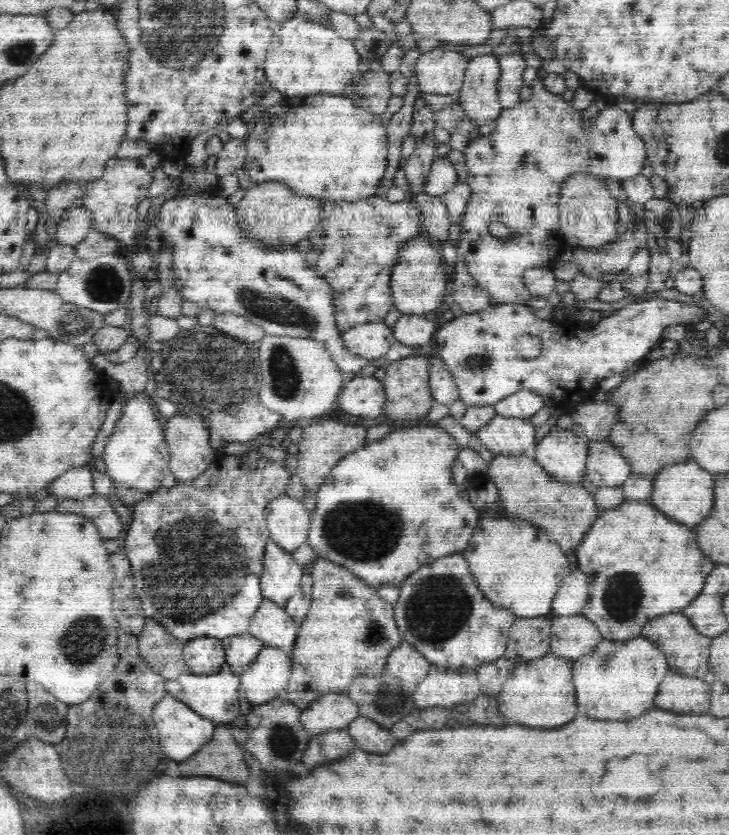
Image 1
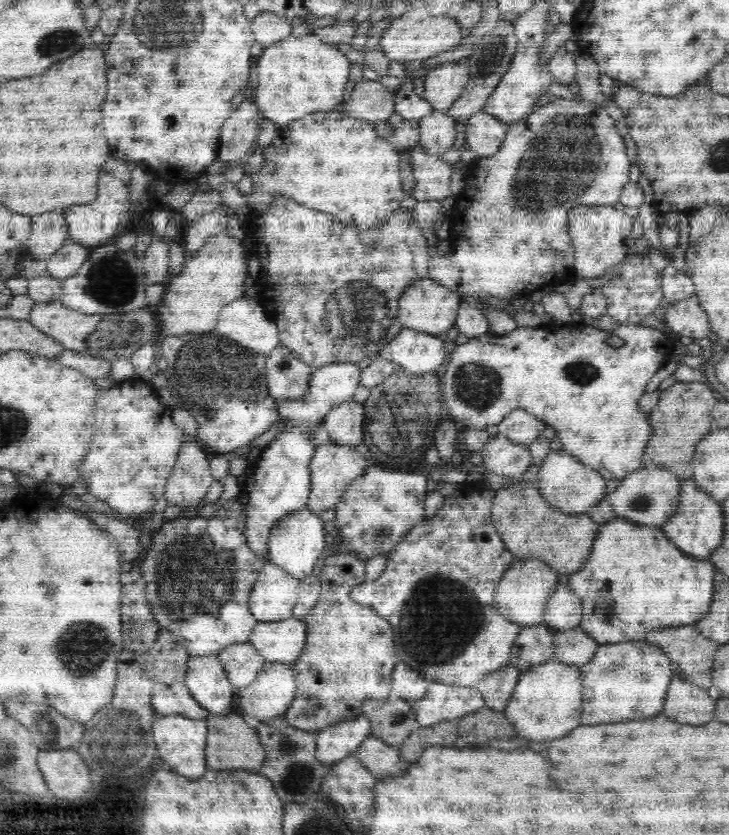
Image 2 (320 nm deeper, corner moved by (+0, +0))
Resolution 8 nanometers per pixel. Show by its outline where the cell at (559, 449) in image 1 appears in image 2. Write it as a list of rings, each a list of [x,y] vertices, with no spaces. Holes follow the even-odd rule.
[[[564,449],[550,451],[539,467],[538,487],[544,500],[564,514],[587,514],[607,496],[606,479]]]

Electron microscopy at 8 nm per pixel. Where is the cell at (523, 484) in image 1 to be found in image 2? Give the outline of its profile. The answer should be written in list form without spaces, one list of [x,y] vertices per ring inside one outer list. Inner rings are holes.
[[[519,479],[507,488],[493,492],[492,518],[496,532],[517,560],[541,560],[556,573],[572,575],[582,570],[588,562],[593,542],[596,540],[600,525],[596,524],[587,514],[564,514],[550,506],[541,495],[538,483],[530,484]]]

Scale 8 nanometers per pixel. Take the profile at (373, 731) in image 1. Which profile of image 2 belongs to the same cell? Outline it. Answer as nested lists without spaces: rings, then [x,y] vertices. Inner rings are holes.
[[[373,735],[364,740],[360,748],[356,750],[356,756],[376,780],[398,776],[410,764],[400,756],[398,746],[389,745]]]

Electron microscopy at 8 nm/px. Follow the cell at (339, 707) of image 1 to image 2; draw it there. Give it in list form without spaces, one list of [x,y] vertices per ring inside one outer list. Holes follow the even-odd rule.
[[[364,715],[352,720],[338,720],[322,728],[316,736],[315,755],[318,762],[329,767],[348,756],[356,755],[364,740],[371,736],[371,724]]]

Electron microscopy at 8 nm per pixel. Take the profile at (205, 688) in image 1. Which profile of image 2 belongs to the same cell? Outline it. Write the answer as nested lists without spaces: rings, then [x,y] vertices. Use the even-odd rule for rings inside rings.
[[[158,682],[153,685],[151,696],[153,711],[158,717],[170,716],[170,714],[181,714],[192,720],[202,720],[210,716],[209,712],[198,704],[198,701],[189,693],[188,687],[184,682],[168,683]]]

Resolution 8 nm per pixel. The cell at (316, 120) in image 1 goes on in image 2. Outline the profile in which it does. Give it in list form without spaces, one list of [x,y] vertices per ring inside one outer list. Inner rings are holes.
[[[334,109],[328,113],[314,112],[314,114],[306,114],[298,121],[294,121],[286,128],[278,128],[277,136],[272,141],[269,147],[261,149],[259,145],[256,145],[250,154],[240,163],[244,167],[244,174],[251,176],[253,179],[253,190],[251,194],[247,195],[248,206],[250,206],[257,214],[264,212],[266,207],[276,198],[284,197],[291,198],[300,204],[310,207],[312,210],[319,210],[335,216],[338,220],[341,220],[346,226],[355,226],[358,230],[372,230],[372,228],[378,228],[382,222],[386,221],[386,218],[396,212],[400,207],[400,202],[405,197],[403,191],[403,184],[401,183],[401,172],[399,171],[400,154],[393,144],[387,141],[384,137],[378,136],[373,123],[368,121],[352,118],[346,113],[346,111],[338,112]]]

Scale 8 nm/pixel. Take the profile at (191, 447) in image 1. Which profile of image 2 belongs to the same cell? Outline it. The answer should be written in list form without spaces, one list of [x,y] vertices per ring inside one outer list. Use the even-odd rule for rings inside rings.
[[[191,439],[182,444],[176,464],[165,484],[164,498],[168,505],[192,509],[206,496],[214,478],[209,460],[199,441]]]

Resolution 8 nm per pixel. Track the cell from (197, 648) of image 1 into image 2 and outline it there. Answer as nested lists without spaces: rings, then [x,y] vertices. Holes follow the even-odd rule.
[[[219,655],[190,656],[184,683],[189,693],[210,715],[224,712],[234,700],[234,685],[227,679]]]

